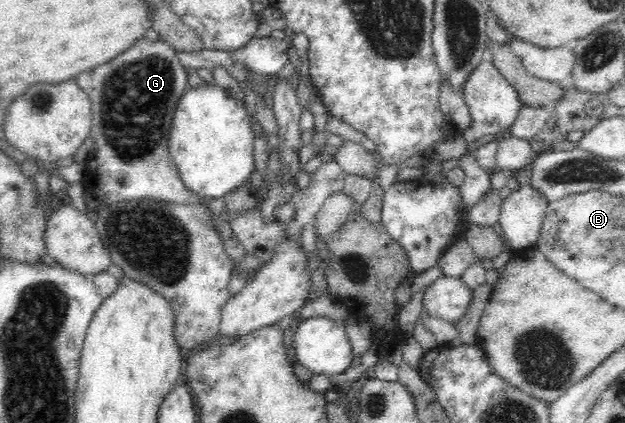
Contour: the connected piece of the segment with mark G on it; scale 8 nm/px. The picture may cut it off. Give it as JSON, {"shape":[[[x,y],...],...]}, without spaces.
{"shape":[[[141,38],[117,57],[112,57],[109,61],[75,78],[77,86],[90,100],[93,117],[90,136],[95,142],[95,147],[85,161],[86,171],[83,179],[85,190],[93,191],[97,199],[102,199],[109,205],[133,200],[153,200],[186,207],[206,205],[198,193],[191,191],[183,183],[179,170],[170,157],[171,123],[179,99],[187,89],[189,72],[177,60],[177,54],[171,45],[159,39],[149,41]]]}

